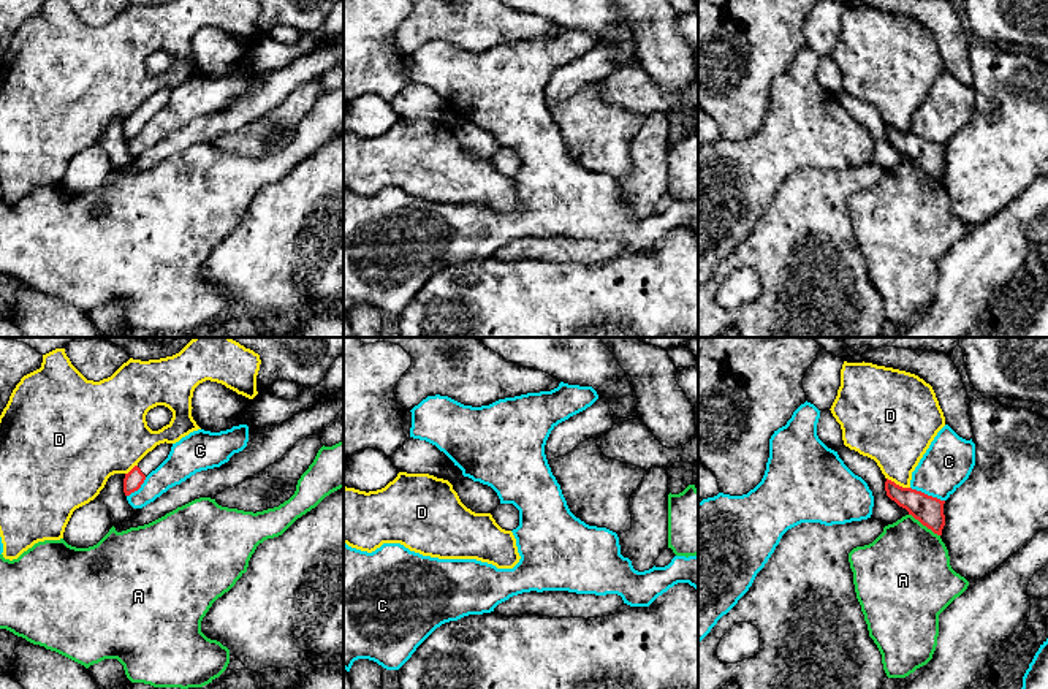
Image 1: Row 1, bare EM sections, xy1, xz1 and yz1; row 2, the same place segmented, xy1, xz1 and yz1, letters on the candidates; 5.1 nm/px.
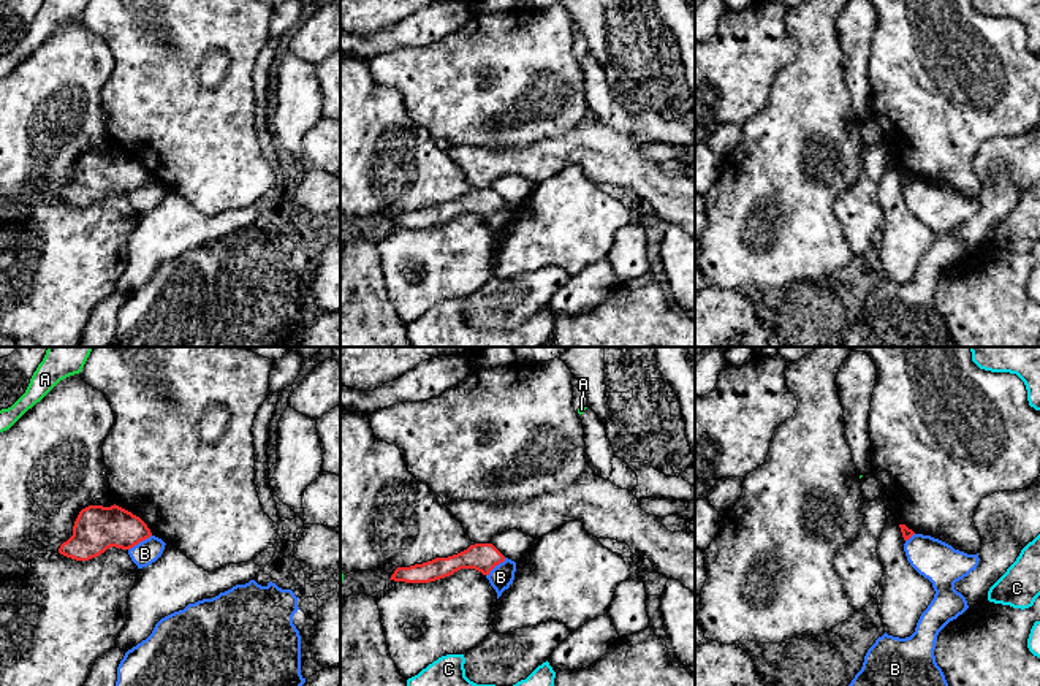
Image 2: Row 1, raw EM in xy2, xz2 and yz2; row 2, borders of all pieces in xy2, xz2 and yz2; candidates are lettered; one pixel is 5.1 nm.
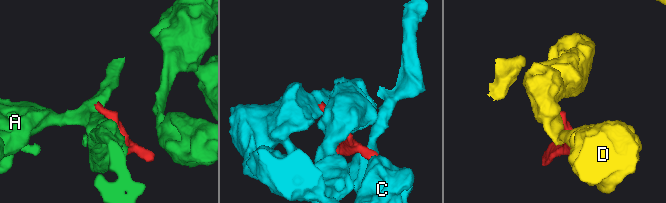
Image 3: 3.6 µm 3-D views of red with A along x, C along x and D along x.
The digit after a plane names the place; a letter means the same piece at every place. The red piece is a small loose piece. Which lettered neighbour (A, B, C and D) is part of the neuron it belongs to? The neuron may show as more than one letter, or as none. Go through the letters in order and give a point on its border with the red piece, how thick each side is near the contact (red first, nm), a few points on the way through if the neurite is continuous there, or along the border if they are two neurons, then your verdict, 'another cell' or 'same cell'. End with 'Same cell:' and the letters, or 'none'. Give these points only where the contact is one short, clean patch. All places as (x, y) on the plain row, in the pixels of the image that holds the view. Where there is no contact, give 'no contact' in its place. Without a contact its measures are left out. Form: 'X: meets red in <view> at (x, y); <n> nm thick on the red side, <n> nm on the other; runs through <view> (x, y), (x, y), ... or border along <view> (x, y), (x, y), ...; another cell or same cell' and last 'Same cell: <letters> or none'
A: meets red in yz1 at (925, 170); 150 nm thick on the red side, 440 nm on the other; another cell
B: meets red in xy2 at (140, 186); 240 nm thick on the red side, 120 nm on the other; border along xy2 (151, 179), (129, 195); another cell
C: meets red in yz1 at (926, 140); 150 nm thick on the red side, 260 nm on the other; another cell
D: meets red in yz1 at (898, 130); 150 nm thick on the red side, 340 nm on the other; border along yz1 (887, 122), (909, 133); another cell
Same cell: none

